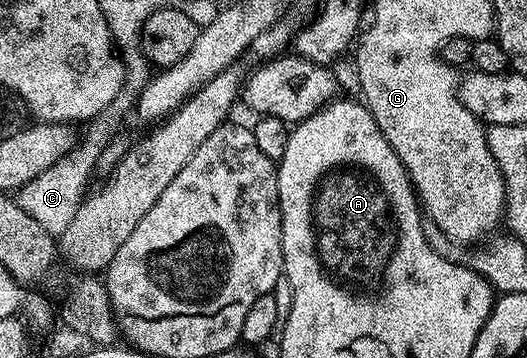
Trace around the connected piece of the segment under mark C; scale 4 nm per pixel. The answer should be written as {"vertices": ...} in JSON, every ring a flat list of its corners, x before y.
{"vertices":[[111,105,97,115,89,124,90,132,85,132,77,147,16,191,18,208,48,234,61,237,64,229,68,229,75,212,78,211,80,200,83,198,82,189,94,165,101,157,102,150,113,141,114,127,120,126,126,119,125,109,118,106]]}

